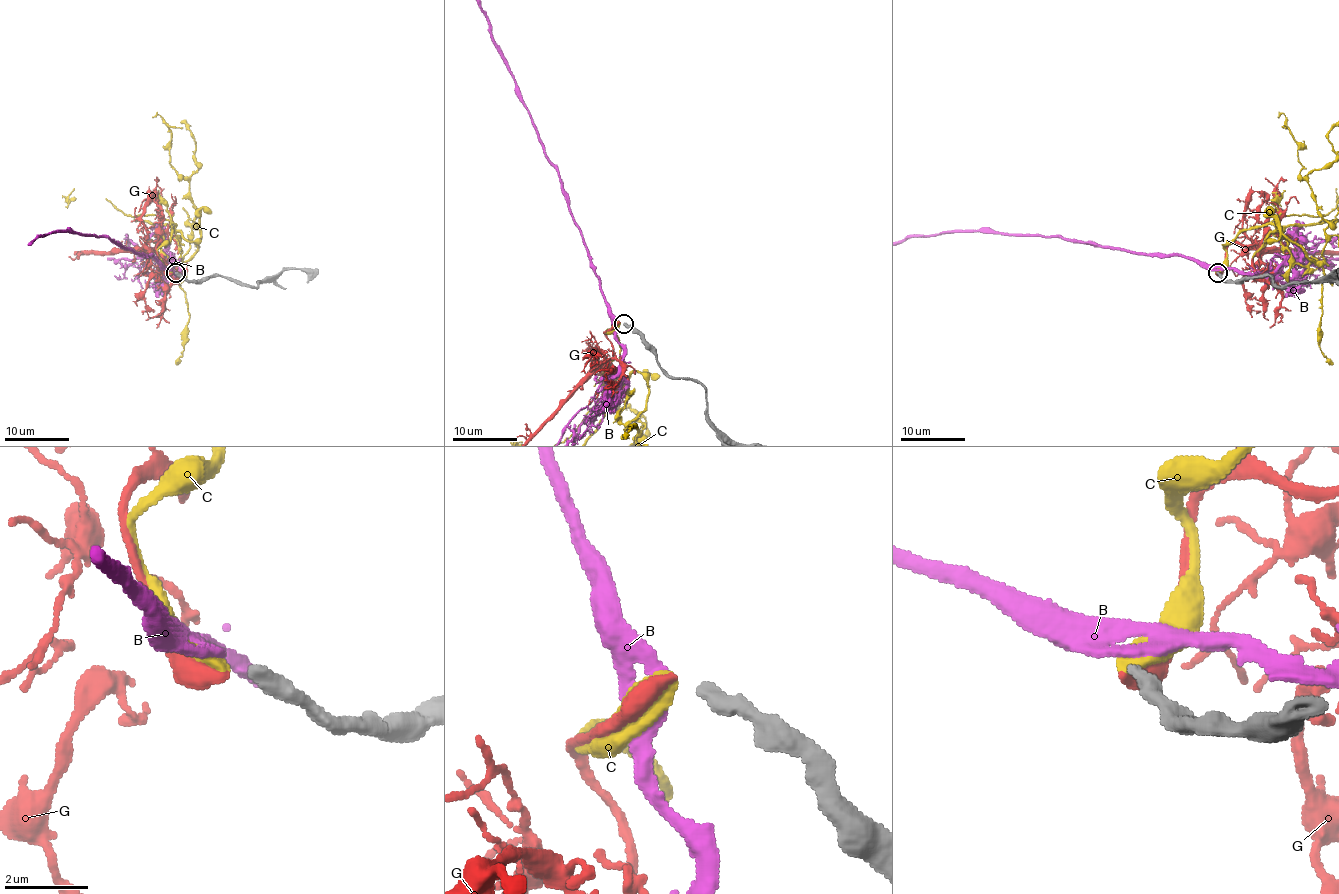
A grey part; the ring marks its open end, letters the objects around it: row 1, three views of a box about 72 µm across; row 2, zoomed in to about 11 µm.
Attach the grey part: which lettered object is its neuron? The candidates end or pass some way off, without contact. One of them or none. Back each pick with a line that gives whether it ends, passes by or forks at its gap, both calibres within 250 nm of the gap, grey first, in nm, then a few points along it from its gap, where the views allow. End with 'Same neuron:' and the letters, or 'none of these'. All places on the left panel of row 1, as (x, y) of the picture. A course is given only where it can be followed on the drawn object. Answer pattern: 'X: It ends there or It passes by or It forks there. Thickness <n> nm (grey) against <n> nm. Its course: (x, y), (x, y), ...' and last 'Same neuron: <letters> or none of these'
C: It ends there. Thickness 400 nm (grey) against 440 nm
Same neuron: C

